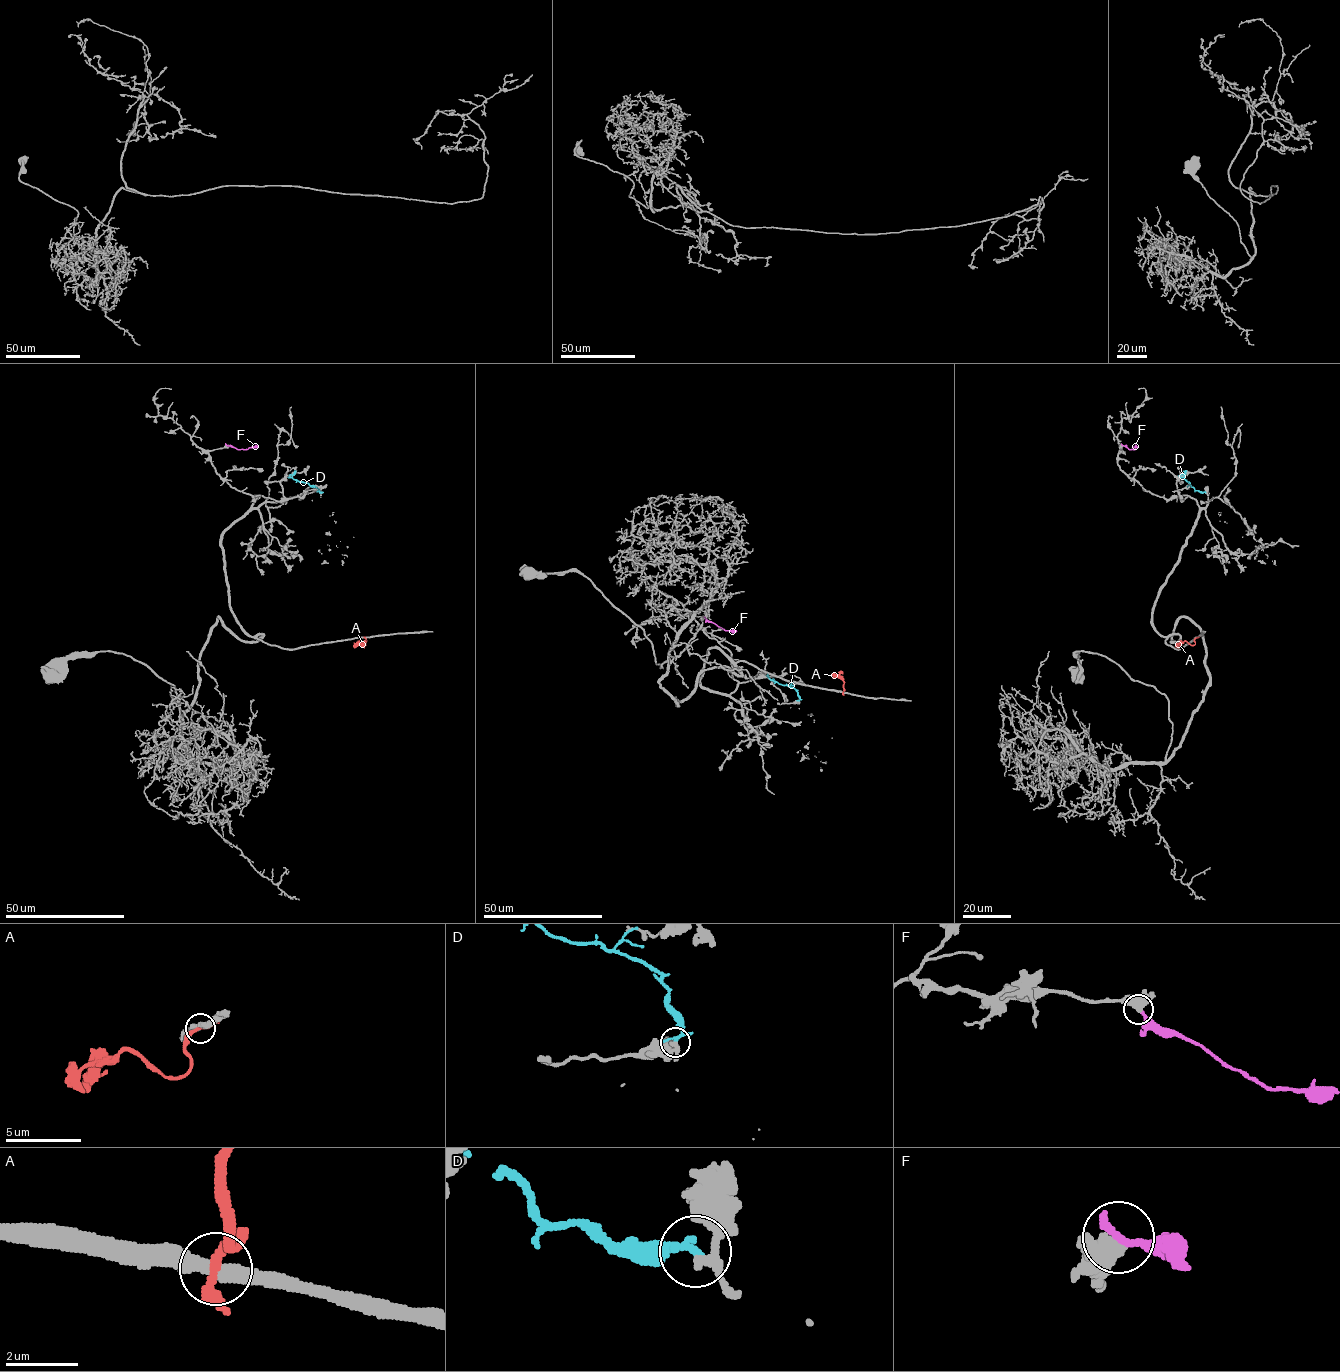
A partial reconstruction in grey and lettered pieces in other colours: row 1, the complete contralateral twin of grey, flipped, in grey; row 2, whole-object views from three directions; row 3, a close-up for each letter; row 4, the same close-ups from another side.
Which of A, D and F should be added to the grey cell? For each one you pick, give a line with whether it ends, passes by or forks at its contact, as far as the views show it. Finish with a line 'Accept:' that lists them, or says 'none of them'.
Accept: none of them

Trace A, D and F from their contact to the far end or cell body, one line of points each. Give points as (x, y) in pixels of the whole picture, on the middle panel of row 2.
A: (843, 692), (844, 682), (831, 675)
D: (799, 700), (795, 688), (770, 679), (774, 682)
F: (705, 618), (725, 630), (737, 631)

